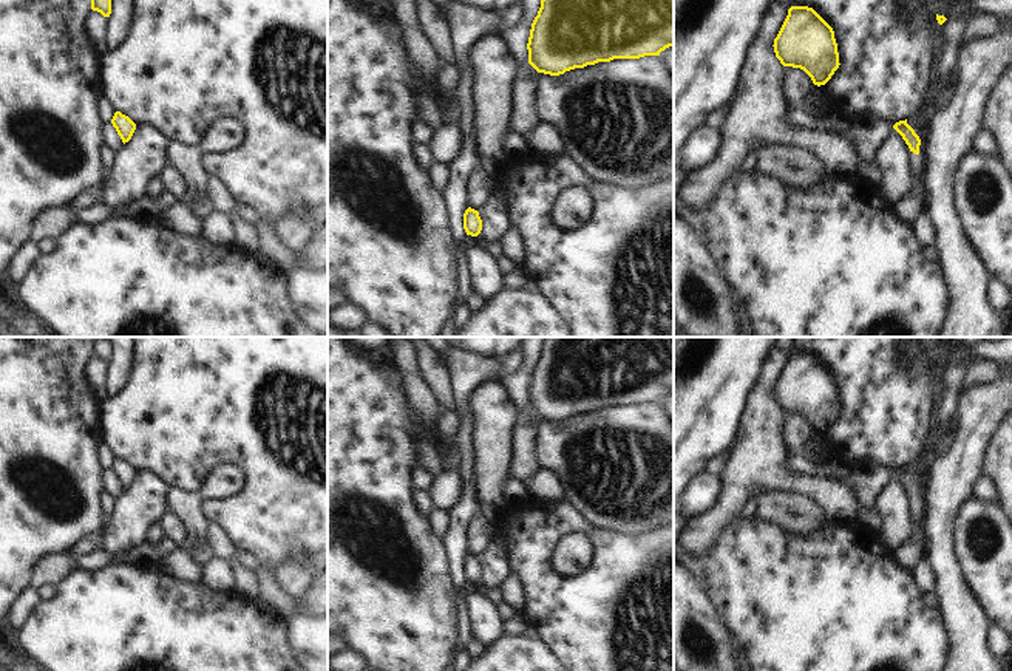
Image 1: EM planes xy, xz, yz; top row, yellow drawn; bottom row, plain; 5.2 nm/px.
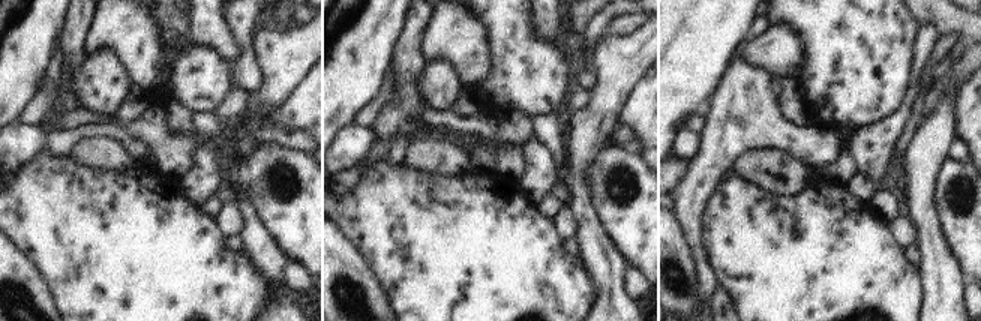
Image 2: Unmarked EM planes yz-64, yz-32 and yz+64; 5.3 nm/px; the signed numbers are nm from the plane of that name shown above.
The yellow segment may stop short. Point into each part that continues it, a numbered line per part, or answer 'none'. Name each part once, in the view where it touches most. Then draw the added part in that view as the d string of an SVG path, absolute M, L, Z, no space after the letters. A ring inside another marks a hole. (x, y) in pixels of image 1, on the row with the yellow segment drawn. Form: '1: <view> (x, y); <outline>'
none

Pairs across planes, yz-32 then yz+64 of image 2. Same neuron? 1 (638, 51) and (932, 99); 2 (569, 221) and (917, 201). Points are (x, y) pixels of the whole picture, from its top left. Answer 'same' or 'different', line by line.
1: different
2: different

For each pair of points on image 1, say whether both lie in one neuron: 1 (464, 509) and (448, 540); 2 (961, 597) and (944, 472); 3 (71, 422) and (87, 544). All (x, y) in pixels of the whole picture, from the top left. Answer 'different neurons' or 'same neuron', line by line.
1: same neuron
2: same neuron
3: different neurons

